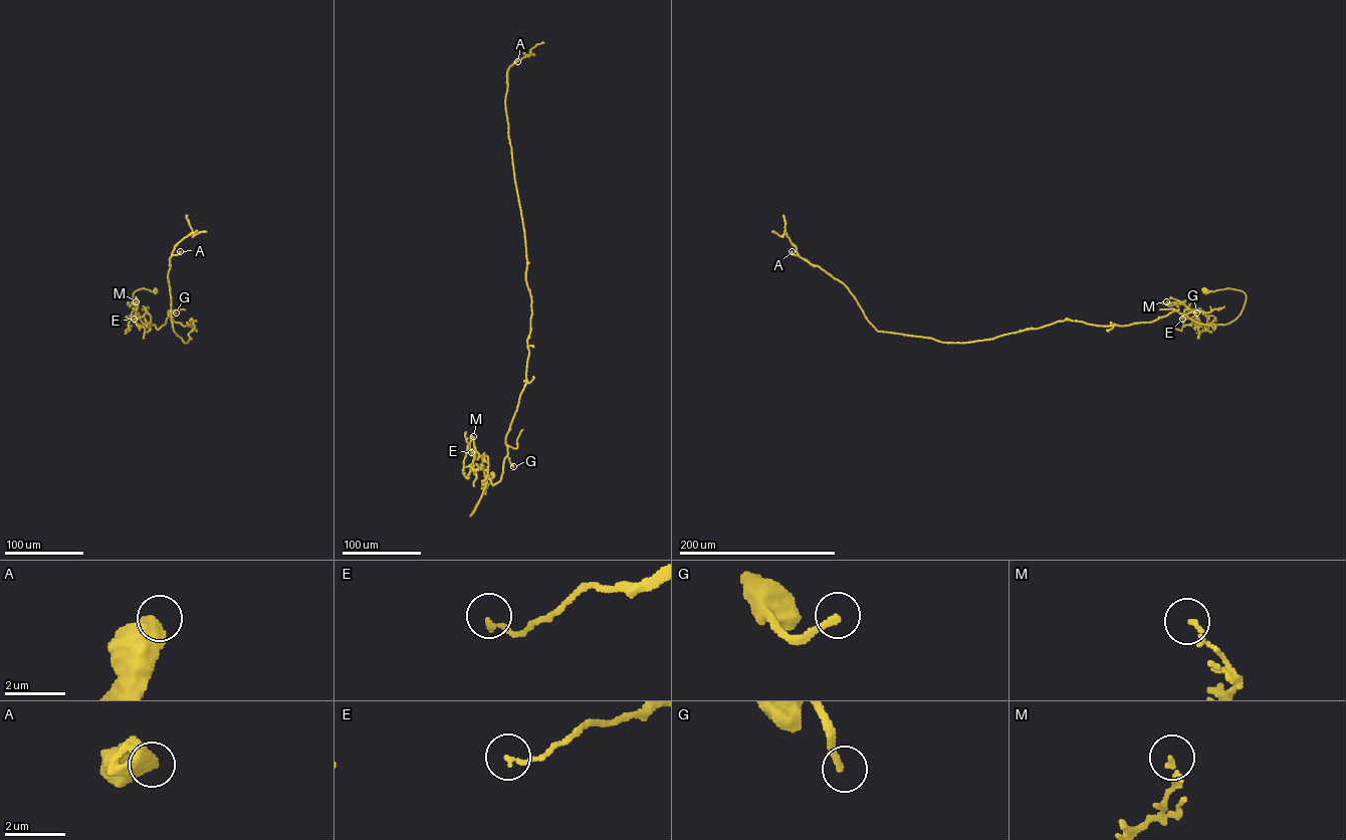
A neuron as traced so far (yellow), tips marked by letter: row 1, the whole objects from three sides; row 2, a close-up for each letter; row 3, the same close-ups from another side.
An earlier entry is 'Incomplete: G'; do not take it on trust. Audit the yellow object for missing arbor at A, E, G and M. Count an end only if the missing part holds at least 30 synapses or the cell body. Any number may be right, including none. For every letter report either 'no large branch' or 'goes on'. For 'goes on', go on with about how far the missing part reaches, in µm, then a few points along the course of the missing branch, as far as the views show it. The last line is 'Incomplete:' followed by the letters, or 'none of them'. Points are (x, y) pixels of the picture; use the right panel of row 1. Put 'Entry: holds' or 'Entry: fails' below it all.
A: no large branch
E: no large branch
G: goes on; about 25 µm are missing; missing branch runs (1196, 312), (1209, 319)
M: no large branch
Incomplete: G
Entry: holds

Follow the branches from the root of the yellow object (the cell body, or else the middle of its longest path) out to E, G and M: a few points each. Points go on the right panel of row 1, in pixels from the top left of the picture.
E: (1204, 290), (1243, 291), (1246, 299), (1241, 313), (1225, 325), (1202, 325), (1184, 312), (1186, 317), (1182, 319)
G: (1204, 290), (1241, 290), (1245, 302), (1229, 323), (1205, 325), (1214, 329), (1186, 314), (1196, 312)
M: (1204, 290), (1243, 291), (1246, 299), (1241, 313), (1225, 325), (1199, 327), (1198, 319), (1183, 303), (1166, 301)

